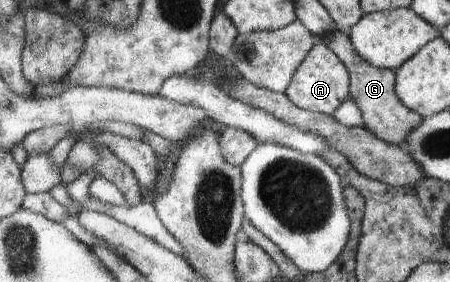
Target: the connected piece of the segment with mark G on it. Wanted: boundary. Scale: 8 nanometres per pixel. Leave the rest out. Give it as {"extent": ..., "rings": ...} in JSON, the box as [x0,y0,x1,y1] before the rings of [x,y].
{"extent":[322,31,422,147],"rings":[[[336,31],[328,35],[322,42],[338,55],[338,59],[348,67],[352,79],[351,81],[351,100],[361,108],[362,115],[366,123],[366,128],[374,133],[379,139],[386,143],[404,147],[406,139],[410,133],[422,123],[422,115],[408,108],[396,92],[397,71],[386,68],[375,67],[370,61],[366,61],[354,47],[354,43],[345,35],[344,32]]]}

